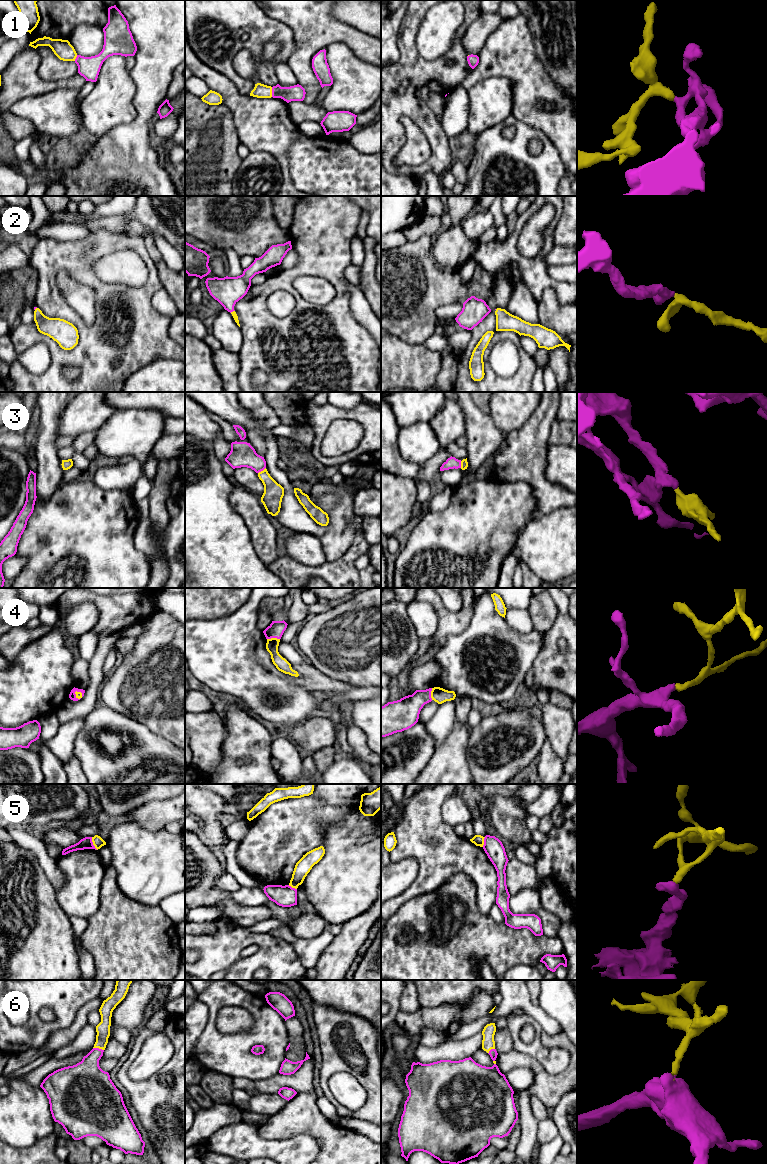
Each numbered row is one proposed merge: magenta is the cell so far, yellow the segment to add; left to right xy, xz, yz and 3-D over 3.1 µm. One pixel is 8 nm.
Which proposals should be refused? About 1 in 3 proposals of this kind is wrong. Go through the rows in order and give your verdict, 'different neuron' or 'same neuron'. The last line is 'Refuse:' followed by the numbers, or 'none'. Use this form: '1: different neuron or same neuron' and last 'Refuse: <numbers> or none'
1: same neuron
2: same neuron
3: same neuron
4: same neuron
5: different neuron
6: same neuron
Refuse: 5

